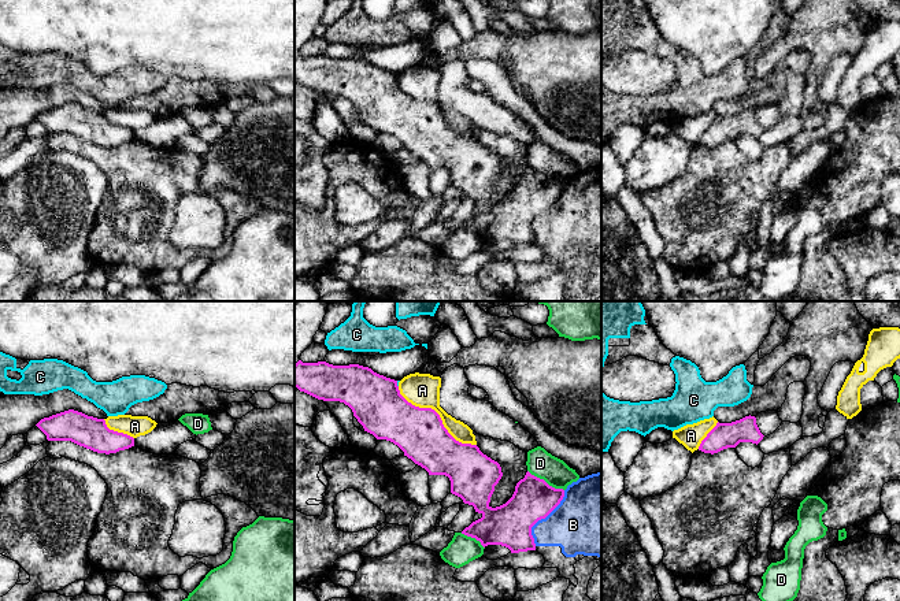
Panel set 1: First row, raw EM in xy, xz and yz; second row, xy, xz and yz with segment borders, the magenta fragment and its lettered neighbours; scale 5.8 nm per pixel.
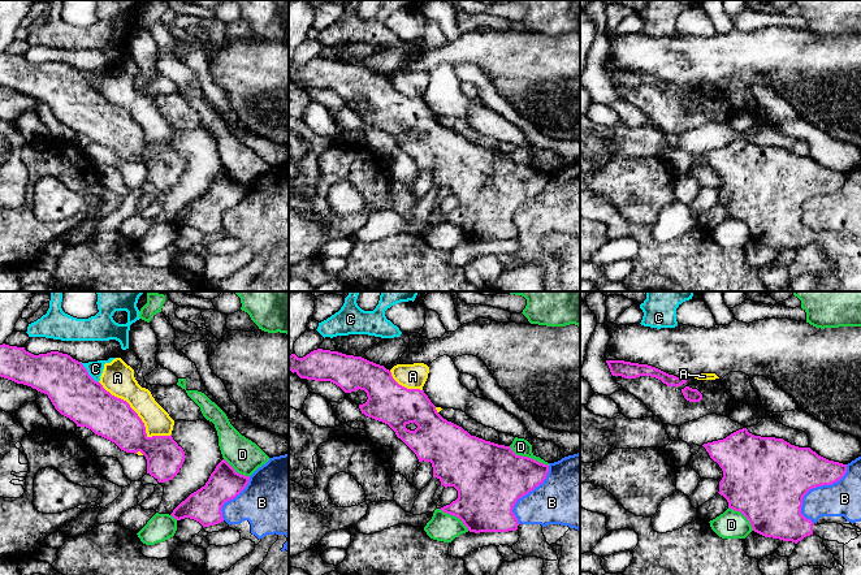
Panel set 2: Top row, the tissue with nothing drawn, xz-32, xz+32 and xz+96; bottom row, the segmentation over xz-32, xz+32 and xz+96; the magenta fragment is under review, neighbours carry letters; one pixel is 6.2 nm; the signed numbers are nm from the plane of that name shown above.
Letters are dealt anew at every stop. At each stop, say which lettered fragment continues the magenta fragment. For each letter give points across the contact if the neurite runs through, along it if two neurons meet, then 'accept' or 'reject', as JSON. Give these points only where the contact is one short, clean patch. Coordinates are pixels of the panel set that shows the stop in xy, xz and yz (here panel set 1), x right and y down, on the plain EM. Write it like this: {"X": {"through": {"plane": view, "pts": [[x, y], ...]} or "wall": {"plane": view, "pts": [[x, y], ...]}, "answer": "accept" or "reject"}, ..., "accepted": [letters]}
{"A": {"answer": "reject"}, "B": {"answer": "reject"}, "C": {"answer": "reject"}, "D": {"answer": "reject"}, "accepted": []}

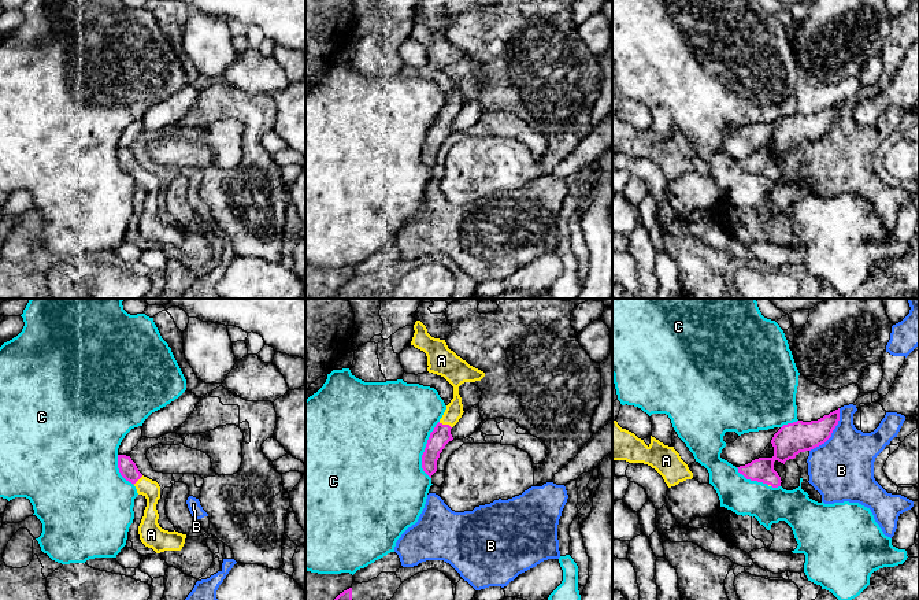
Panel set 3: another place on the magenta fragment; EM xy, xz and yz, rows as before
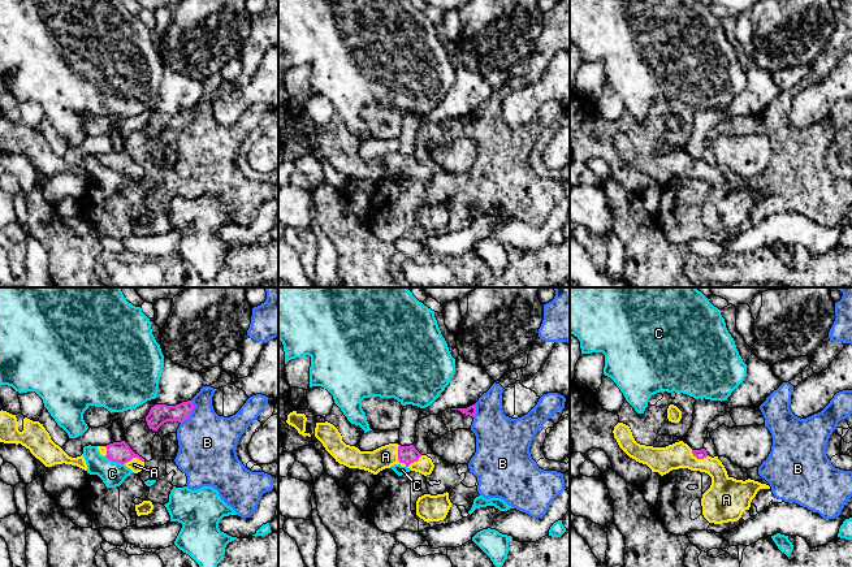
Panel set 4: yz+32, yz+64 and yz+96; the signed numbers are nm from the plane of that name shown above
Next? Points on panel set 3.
{"A": {"through": {"plane": "xz", "pts": [[441, 128], [445, 118], [454, 104]]}, "answer": "accept"}, "B": {"answer": "reject"}, "C": {"answer": "reject"}, "accepted": ["A"]}

